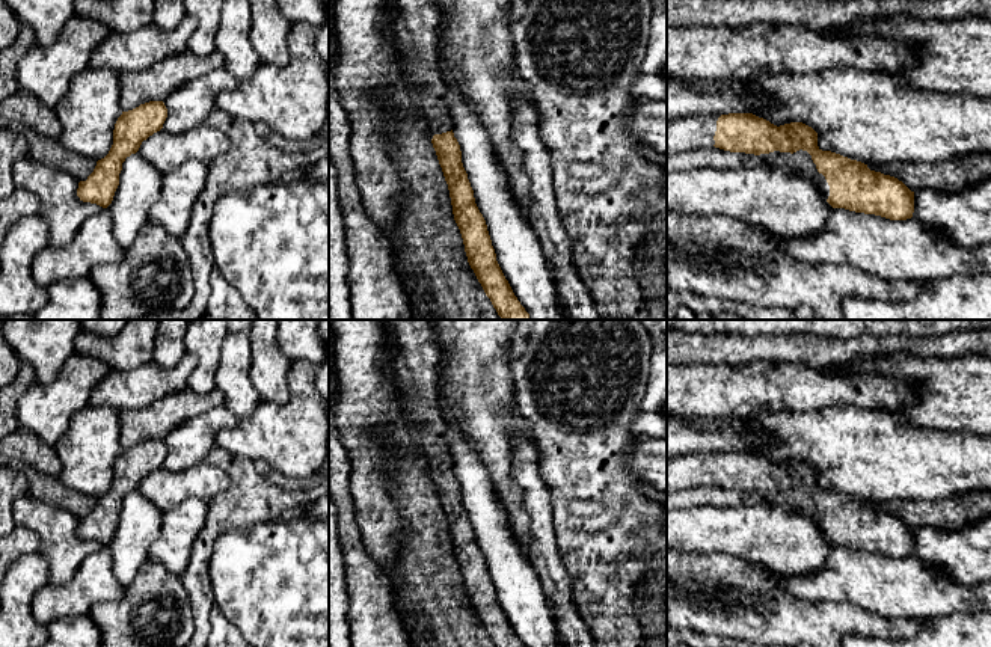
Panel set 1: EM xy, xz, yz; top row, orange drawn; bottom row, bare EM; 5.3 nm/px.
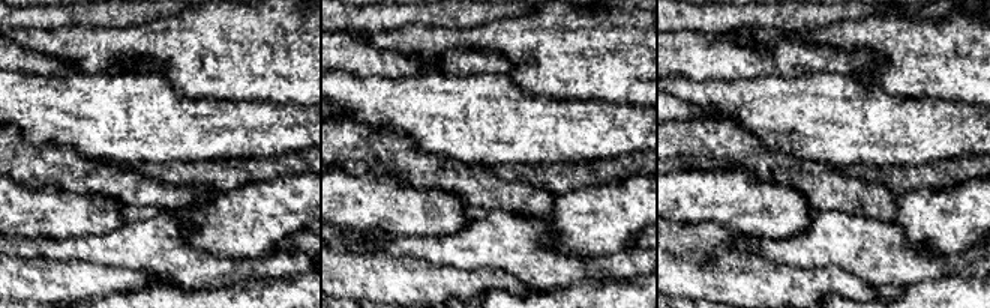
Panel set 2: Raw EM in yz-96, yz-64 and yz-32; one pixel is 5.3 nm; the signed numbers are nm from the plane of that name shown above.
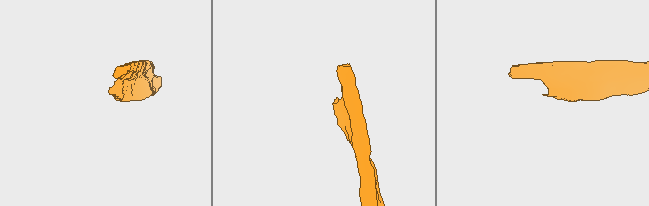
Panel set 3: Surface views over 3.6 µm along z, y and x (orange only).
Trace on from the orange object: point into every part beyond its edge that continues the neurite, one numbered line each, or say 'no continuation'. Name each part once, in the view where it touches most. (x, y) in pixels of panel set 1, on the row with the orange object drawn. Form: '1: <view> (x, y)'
1: yz (800, 162)

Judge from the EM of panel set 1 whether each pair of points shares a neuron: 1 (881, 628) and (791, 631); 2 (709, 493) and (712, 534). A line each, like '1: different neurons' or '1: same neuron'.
1: same neuron
2: different neurons

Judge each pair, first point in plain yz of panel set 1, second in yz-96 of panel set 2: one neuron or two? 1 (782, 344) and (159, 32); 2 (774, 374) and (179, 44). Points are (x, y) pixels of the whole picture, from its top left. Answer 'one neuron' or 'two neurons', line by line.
1: two neurons
2: two neurons

